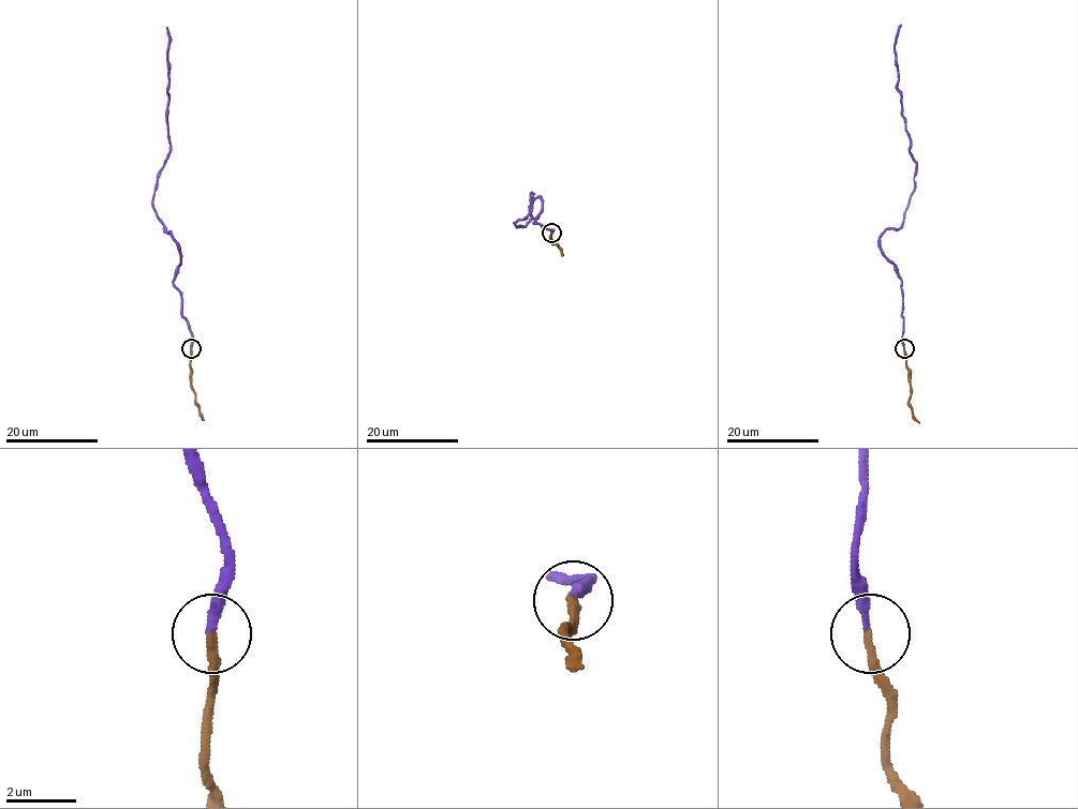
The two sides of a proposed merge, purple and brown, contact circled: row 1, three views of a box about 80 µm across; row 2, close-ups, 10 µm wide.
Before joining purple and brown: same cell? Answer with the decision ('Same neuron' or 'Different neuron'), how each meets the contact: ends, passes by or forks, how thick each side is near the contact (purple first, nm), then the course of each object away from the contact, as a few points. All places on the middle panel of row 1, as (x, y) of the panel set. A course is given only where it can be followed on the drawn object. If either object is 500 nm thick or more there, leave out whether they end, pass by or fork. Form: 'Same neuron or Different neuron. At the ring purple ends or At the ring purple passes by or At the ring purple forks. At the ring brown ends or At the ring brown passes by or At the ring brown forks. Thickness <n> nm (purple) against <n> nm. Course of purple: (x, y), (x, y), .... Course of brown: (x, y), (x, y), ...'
Same neuron. At the ring purple ends. At the ring brown ends. Thickness 220 nm (purple) against 260 nm. Course of purple: (551, 231), (533, 223), (538, 196), (515, 223), (531, 219), (530, 197). Course of brown: (551, 233), (550, 242), (556, 243), (563, 255)

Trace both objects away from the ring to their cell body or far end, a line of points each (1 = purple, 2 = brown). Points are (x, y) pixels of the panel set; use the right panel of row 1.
1: (903, 348), (901, 278), (879, 238), (901, 226), (914, 189), (916, 162), (909, 151), (894, 48), (901, 25)
2: (904, 348), (909, 406), (919, 422)

